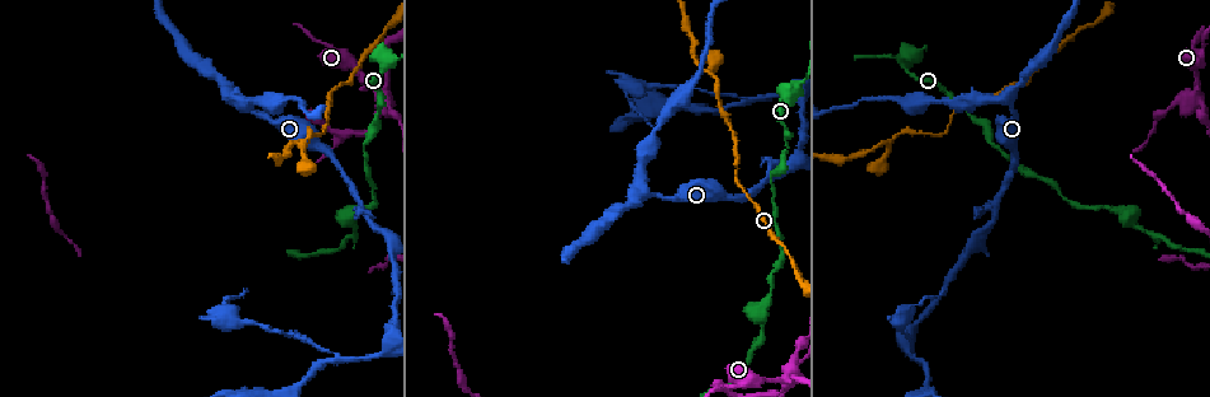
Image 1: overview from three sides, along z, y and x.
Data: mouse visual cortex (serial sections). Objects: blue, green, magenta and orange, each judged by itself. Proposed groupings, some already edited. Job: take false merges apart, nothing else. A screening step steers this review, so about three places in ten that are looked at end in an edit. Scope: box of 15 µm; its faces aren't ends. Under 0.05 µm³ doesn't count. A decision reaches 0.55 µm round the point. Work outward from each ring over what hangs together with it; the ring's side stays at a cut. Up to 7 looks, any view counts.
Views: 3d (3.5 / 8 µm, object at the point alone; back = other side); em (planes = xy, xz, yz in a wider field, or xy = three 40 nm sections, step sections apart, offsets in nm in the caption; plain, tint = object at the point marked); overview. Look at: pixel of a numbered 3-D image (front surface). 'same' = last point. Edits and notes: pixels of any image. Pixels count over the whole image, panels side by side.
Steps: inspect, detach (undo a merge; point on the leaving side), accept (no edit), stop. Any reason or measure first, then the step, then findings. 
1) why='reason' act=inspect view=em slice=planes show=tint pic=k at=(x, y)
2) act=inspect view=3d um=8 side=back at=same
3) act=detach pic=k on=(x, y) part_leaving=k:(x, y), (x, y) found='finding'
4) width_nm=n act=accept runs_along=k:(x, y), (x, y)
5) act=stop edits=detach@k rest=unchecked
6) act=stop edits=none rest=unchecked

why='four or more arms meet' act=inspect view=3d um=3.5 pic=1 at=(1195, 96)

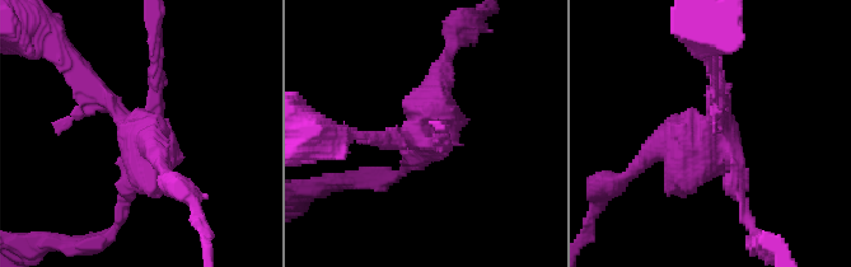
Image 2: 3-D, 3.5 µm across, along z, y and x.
why='now the EM' act=inspect view=em slice=xy step=5 show=tint pic=2 at=(136, 133)

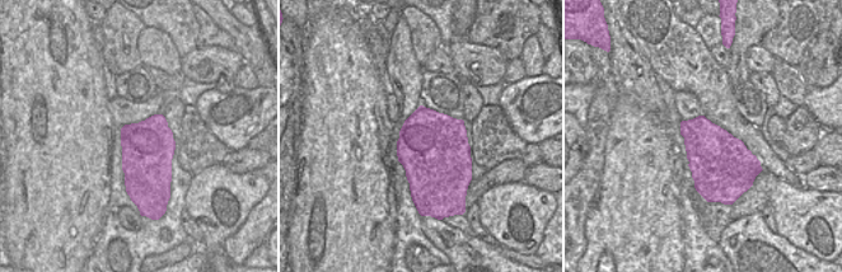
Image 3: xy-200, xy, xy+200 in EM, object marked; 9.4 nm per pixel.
act=inspect view=em slice=xy step=3 show=tint at=same

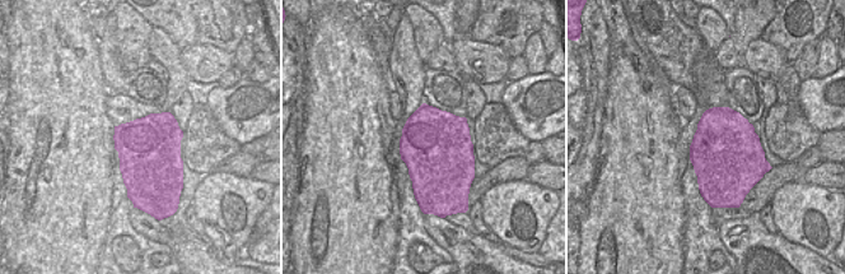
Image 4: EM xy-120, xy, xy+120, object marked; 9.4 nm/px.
act=detach pic=2 on=(159, 74) part_leaving=2:(724, 146), (757, 244) found='a second cell is stuck on'

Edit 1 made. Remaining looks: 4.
act=inspect view=overview

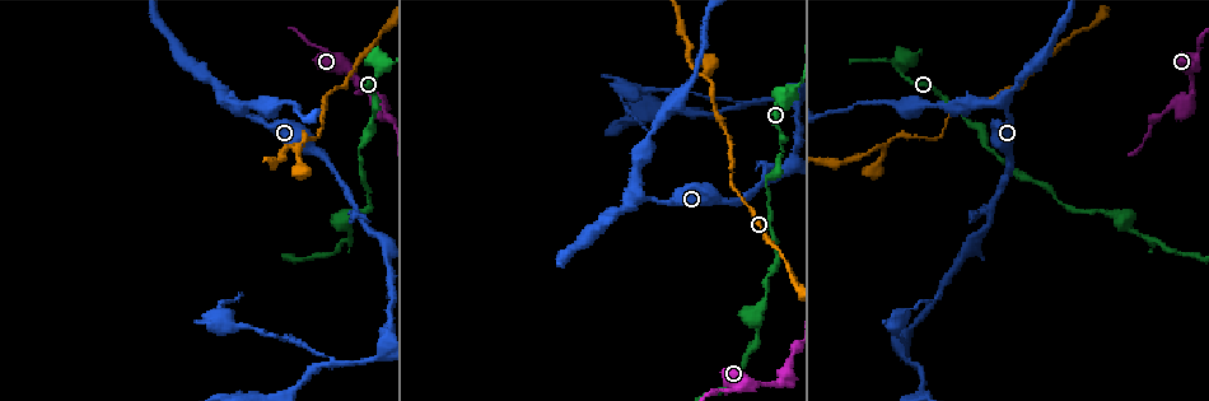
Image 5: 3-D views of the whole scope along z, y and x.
why='two arms in line, one across' act=inspect view=3d um=3.5 pic=5 at=(296, 148)

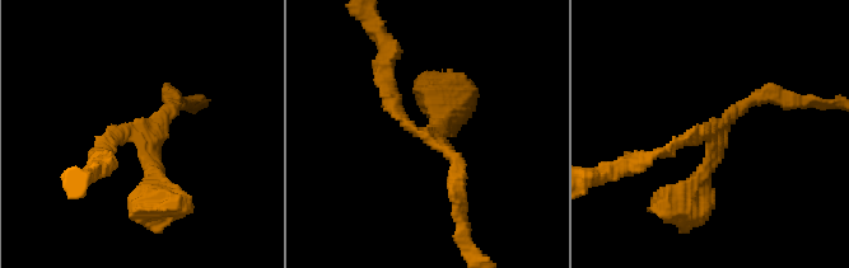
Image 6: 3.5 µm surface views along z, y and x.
why='need the tissue' act=inspect view=em slice=planes show=tint pic=6 at=(434, 137)

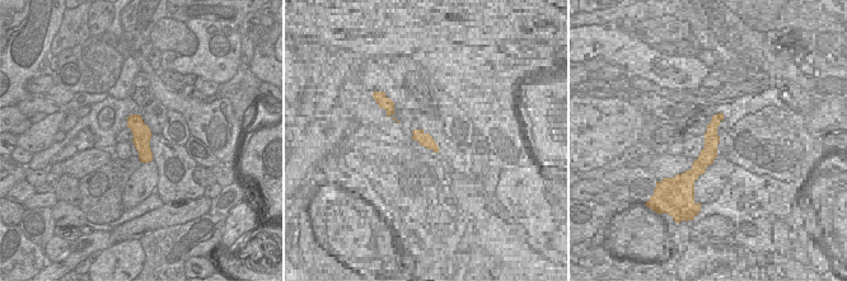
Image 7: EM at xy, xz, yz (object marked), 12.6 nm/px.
arms=3 act=accept runs_along=6:(782, 98), (736, 109), (675, 203) found='all the same cell'

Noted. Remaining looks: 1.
act=stop edits=detach@2 rest=unchecked

